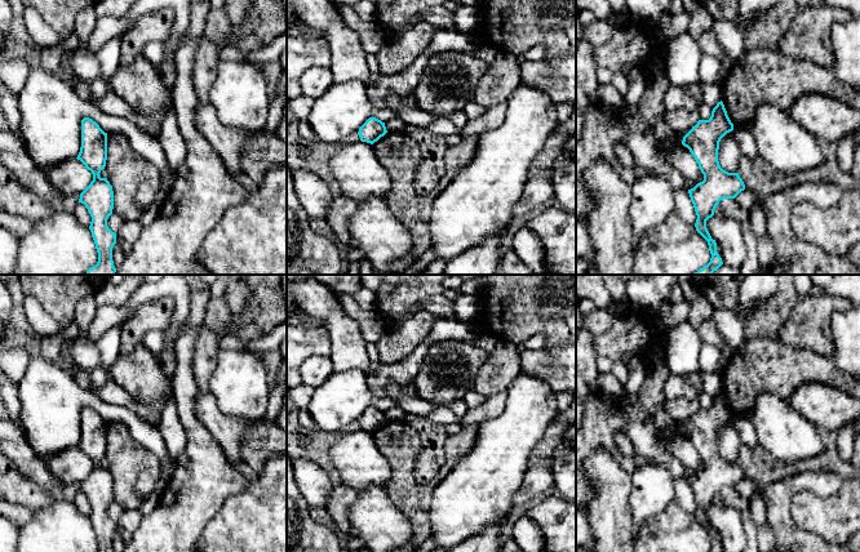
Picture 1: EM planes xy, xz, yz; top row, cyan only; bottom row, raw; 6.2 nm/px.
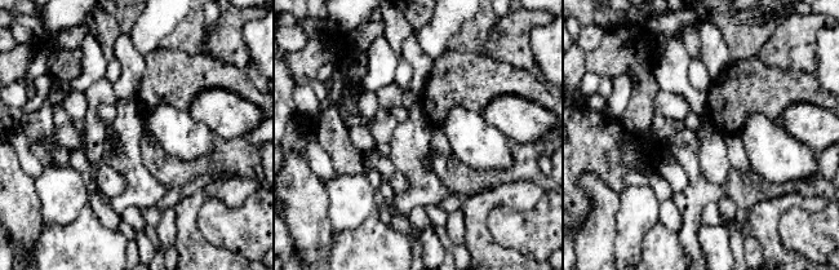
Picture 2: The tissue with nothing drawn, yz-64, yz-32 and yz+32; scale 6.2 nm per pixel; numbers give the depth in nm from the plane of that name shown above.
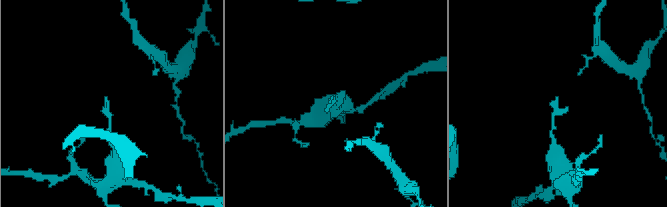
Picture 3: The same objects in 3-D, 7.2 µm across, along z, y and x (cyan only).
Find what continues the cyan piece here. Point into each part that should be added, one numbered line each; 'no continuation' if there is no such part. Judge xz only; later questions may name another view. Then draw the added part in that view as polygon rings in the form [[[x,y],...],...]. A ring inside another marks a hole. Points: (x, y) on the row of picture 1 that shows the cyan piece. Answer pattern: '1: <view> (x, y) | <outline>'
no continuation

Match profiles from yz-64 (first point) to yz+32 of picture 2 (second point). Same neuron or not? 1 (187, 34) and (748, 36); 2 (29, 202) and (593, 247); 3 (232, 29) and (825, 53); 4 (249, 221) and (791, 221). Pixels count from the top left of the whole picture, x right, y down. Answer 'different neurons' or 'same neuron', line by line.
1: same neuron
2: same neuron
3: different neurons
4: same neuron

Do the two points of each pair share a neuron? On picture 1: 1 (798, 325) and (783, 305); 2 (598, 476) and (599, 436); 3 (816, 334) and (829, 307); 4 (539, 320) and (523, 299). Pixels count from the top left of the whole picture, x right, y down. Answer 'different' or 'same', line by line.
1: different
2: different
3: same
4: same

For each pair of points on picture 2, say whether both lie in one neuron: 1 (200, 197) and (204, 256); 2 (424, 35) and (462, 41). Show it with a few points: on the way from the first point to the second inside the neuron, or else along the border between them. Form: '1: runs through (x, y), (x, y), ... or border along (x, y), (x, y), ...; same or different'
1: runs through (189, 211), (190, 242); same
2: border along (470, 18), (448, 40), (444, 49); different

